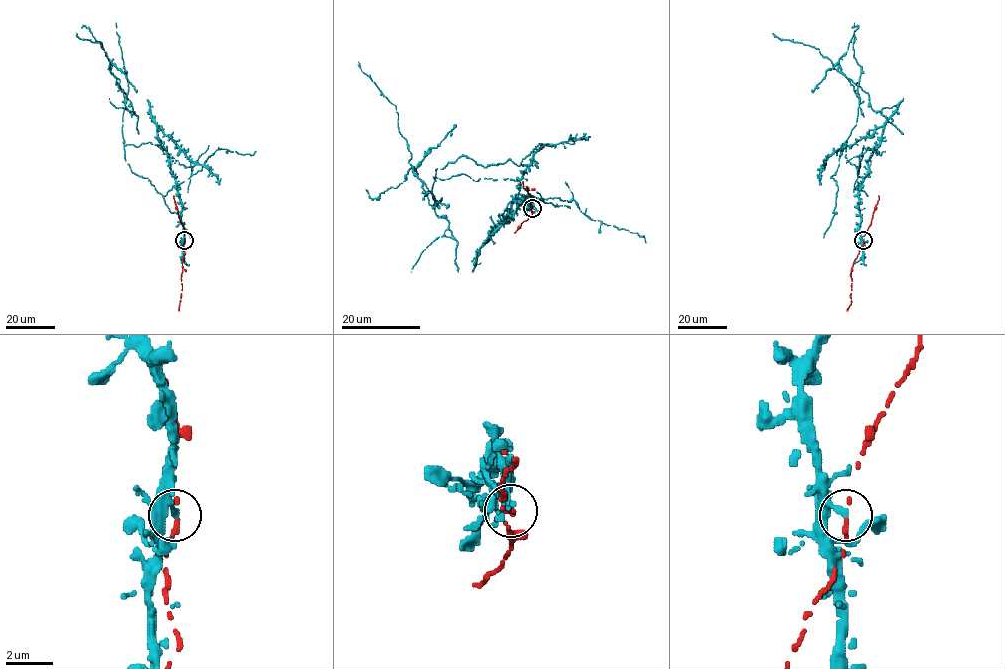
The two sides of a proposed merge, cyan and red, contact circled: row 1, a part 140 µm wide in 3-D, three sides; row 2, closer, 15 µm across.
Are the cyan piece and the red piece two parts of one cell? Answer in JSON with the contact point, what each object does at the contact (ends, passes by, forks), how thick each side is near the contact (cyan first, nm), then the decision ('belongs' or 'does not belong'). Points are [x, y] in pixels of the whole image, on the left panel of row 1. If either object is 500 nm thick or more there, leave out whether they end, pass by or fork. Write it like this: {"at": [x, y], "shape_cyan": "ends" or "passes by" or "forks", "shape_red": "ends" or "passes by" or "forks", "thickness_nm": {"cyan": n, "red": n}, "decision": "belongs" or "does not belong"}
{"at": [184, 240], "shape_cyan": "ends", "shape_red": "ends", "thickness_nm": {"cyan": 280, "red": 240}, "decision": "does not belong"}

